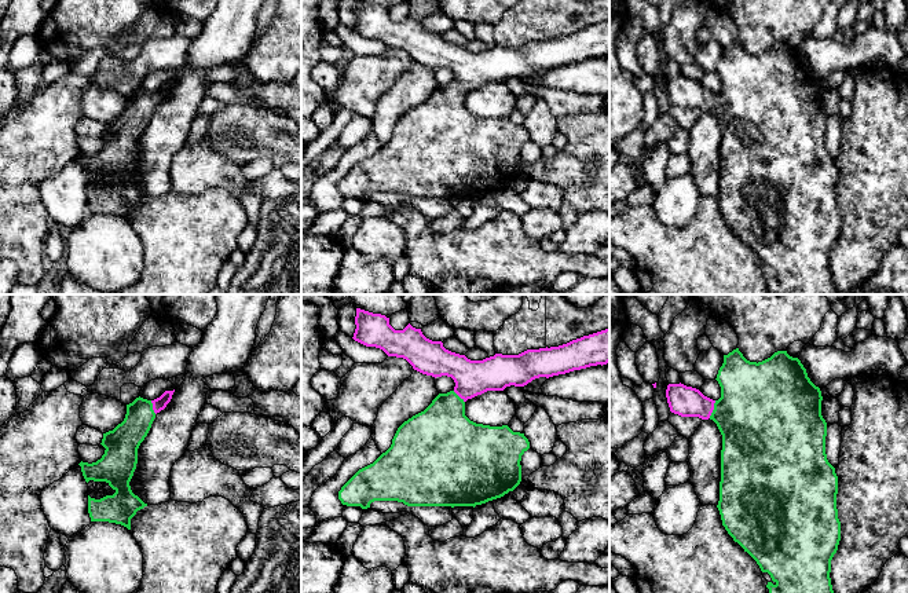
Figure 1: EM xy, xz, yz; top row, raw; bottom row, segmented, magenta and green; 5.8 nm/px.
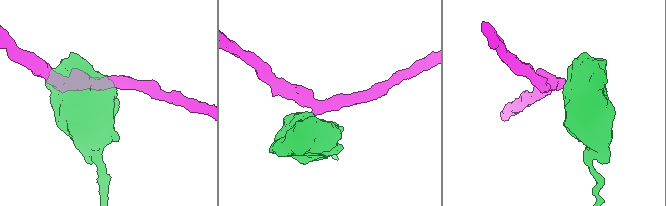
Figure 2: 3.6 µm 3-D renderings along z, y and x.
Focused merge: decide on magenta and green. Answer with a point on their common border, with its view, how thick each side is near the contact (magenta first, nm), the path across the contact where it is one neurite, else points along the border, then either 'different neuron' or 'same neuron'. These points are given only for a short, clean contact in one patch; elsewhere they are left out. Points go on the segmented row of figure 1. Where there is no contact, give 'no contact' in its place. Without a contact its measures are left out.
yz (713, 409) | 180/460 nm | across yz (684, 401), (713, 409), (733, 413), (755, 413) | same neuron

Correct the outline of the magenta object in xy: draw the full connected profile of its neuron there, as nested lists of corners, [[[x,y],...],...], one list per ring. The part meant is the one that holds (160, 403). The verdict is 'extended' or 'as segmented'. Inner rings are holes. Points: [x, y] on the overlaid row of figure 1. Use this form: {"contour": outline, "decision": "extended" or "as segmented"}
{"contour": [[[165,391],[160,398],[147,400],[136,398],[127,405],[127,414],[113,431],[103,433],[105,454],[96,462],[80,462],[85,482],[106,482],[116,493],[100,499],[88,495],[91,521],[109,521],[131,530],[131,519],[147,506],[131,490],[129,482],[138,464],[138,449],[147,436],[155,414],[166,407],[173,391]]], "decision": "extended"}

